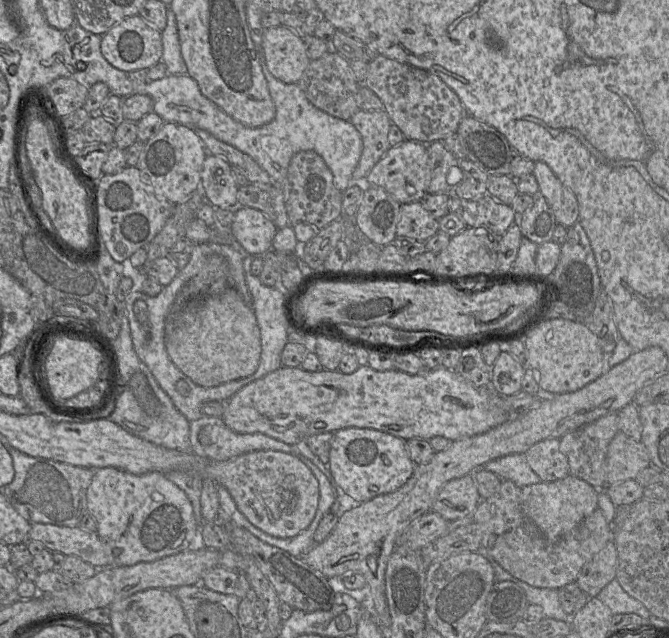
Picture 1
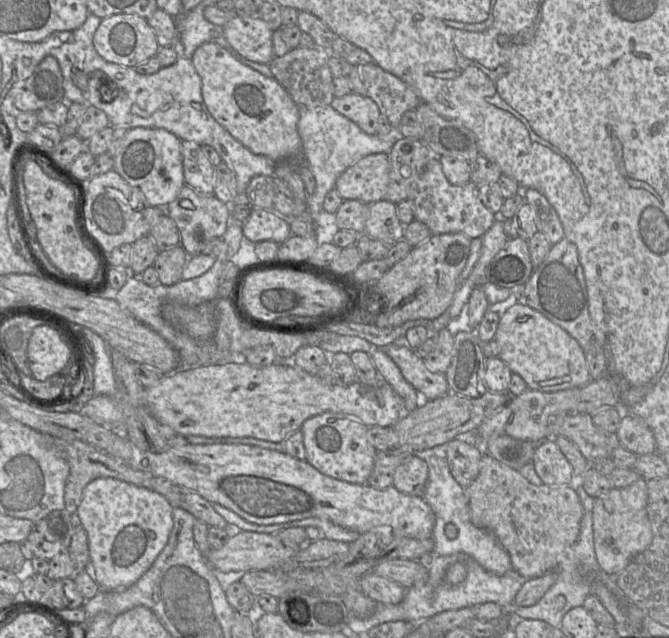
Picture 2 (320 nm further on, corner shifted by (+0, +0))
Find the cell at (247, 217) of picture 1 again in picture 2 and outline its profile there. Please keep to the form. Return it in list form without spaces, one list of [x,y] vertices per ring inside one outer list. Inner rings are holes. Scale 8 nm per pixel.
[[[252,208],[242,223],[242,231],[244,237],[253,244],[261,241],[281,244],[292,235],[287,220],[261,208]]]

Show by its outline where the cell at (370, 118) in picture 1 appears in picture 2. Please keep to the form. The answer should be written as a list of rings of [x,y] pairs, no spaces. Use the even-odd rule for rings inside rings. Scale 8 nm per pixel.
[[[350,93],[343,97],[334,97],[331,106],[369,135],[377,134],[380,111],[377,104],[369,97]]]

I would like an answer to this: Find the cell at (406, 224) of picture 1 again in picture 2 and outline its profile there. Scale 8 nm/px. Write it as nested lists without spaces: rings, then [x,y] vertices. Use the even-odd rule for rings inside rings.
[[[383,199],[369,205],[364,233],[370,237],[393,245],[403,239],[404,226],[398,219],[393,202]]]

